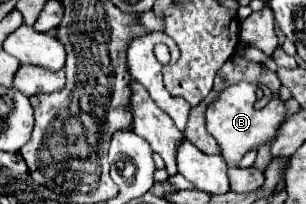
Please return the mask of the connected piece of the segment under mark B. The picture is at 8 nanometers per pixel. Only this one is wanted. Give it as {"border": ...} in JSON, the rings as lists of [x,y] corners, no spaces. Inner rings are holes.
{"border":[[[239,82],[227,90],[223,90],[215,102],[209,104],[207,108],[207,130],[209,134],[219,142],[221,146],[221,154],[225,156],[229,166],[237,166],[241,156],[253,148],[253,146],[261,146],[267,144],[277,128],[281,126],[281,122],[285,120],[285,106],[279,98],[269,100],[263,108],[257,108],[257,86],[255,84],[245,84]]]}

